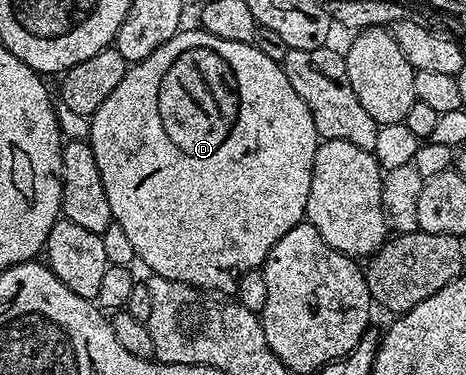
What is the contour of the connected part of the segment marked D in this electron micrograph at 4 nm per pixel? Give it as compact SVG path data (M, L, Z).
M181 29L169 37L165 45L153 49L149 57L128 66L125 77L121 77L121 85L117 85L117 89L105 97L101 109L90 116L89 142L97 161L97 173L101 173L101 185L105 185L105 197L109 197L111 218L128 235L136 260L140 264L143 262L151 275L188 283L208 293L231 293L245 273L262 268L269 257L269 249L273 249L273 245L277 245L277 241L281 241L289 229L304 222L311 188L311 170L321 140L305 101L297 97L297 89L289 85L289 77L285 77L280 64L265 57L265 53L252 44L221 41L221 37L213 37L213 33L202 29L187 30Z

